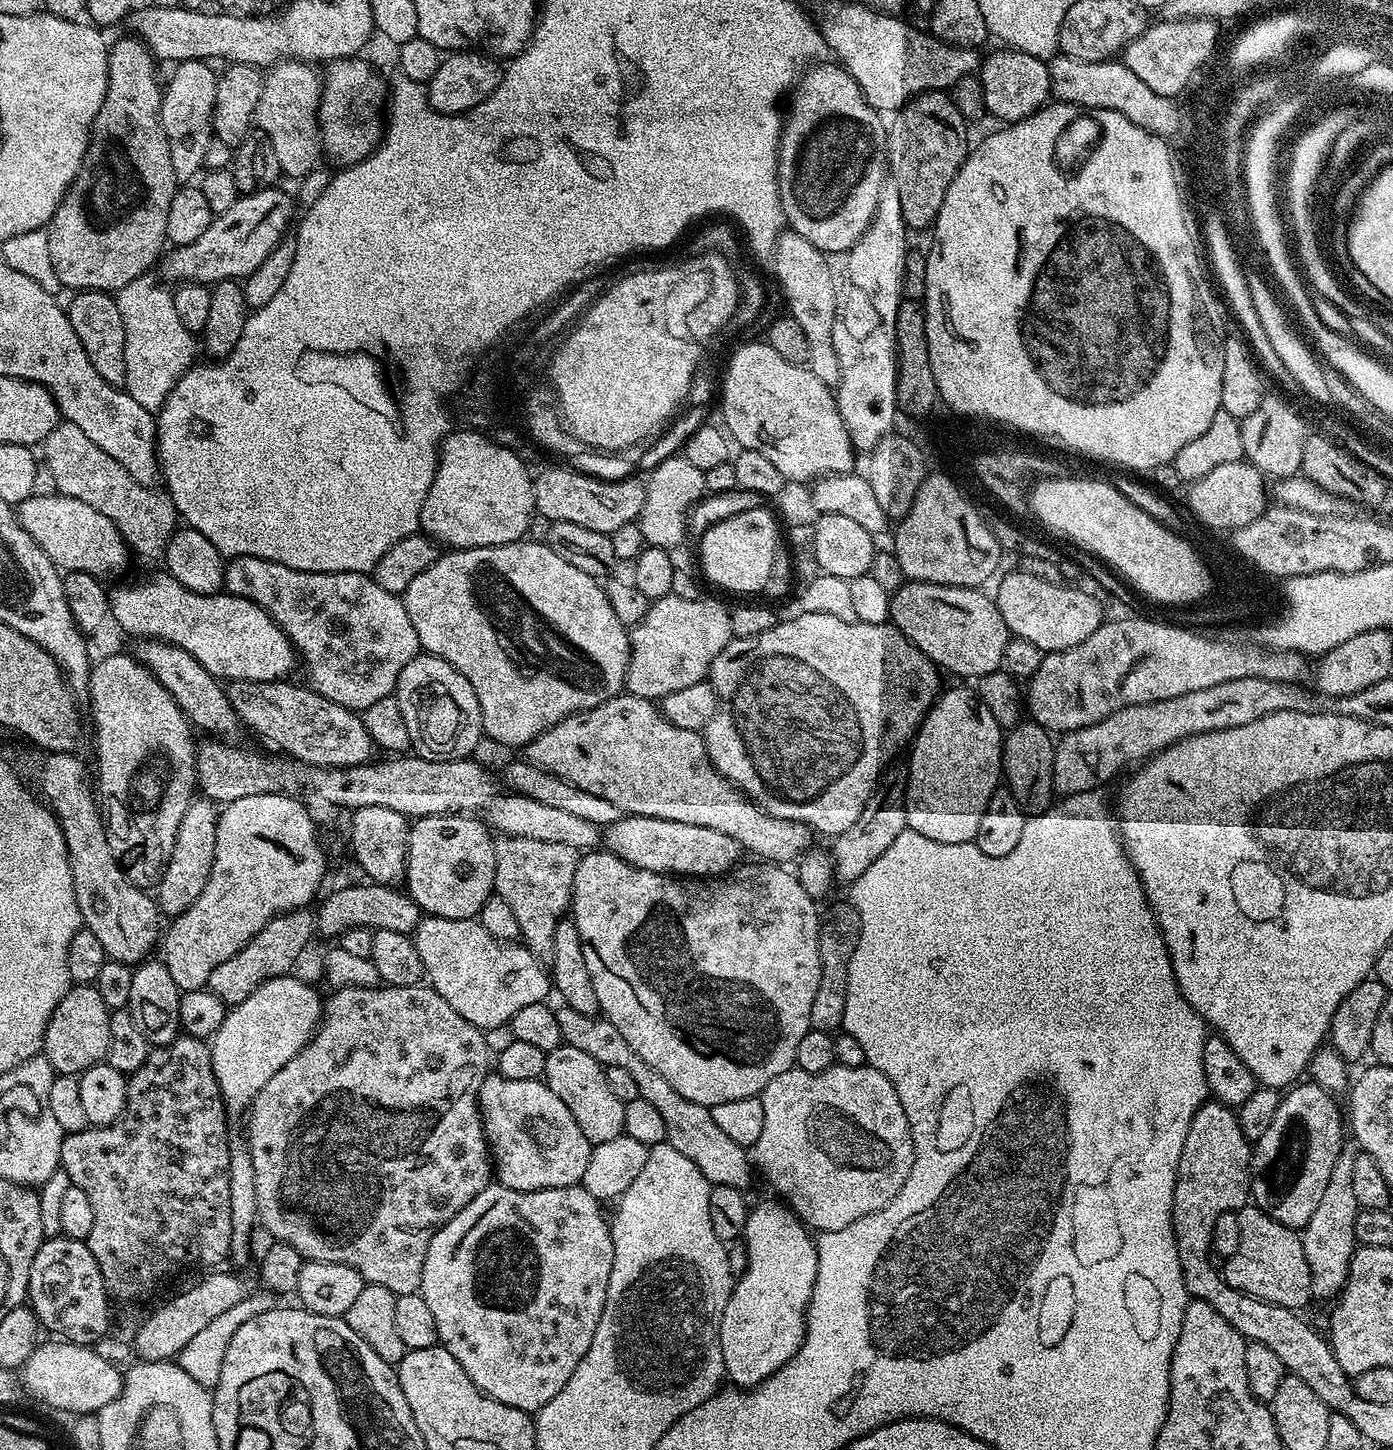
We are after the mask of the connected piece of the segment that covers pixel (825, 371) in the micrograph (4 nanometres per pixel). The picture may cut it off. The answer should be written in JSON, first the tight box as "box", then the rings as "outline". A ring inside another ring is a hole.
{"box":[770,228,841,388],"outline":[[[789,228],[780,232],[770,258],[774,262],[774,274],[786,300],[787,311],[800,324],[808,340],[807,367],[820,382],[834,388],[841,376],[833,344],[838,287],[834,270],[832,272],[826,262],[825,253],[818,251],[806,238]]]}

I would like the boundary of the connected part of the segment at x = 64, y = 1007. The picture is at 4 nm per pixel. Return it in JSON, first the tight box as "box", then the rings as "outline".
{"box":[42,985,111,1076],"outline":[[[73,985],[55,1007],[47,1024],[42,1054],[59,1075],[78,1076],[92,1065],[101,1063],[108,1054],[111,1011],[95,985]]]}

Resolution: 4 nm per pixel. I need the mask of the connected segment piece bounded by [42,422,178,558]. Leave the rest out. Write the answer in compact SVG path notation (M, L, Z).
M61 422L56 425L42 445L42 464L48 467L52 475L52 484L57 493L70 498L78 498L78 502L87 502L94 506L114 526L118 526L120 536L133 553L140 556L163 557L172 533L178 527L178 513L172 505L172 497L167 494L155 496L153 489L147 484L140 484L106 450L98 450L78 426Z

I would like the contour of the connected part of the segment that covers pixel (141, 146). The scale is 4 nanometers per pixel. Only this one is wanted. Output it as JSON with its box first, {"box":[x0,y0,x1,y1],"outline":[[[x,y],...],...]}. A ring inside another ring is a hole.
{"box":[46,38,178,294],"outline":[[[138,38],[131,39],[109,47],[106,98],[92,124],[90,154],[85,156],[74,182],[46,225],[54,273],[65,289],[116,294],[127,283],[144,276],[147,268],[161,259],[160,251],[166,248],[166,218],[178,181],[174,165],[170,163],[170,142],[166,142],[160,121],[162,84],[156,81],[158,61],[152,51]],[[100,132],[113,132],[116,144],[108,145]]]}

